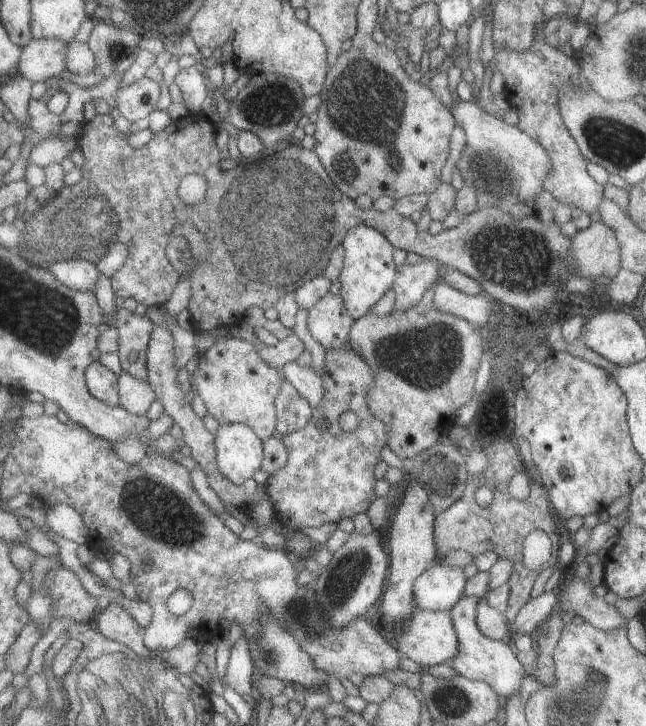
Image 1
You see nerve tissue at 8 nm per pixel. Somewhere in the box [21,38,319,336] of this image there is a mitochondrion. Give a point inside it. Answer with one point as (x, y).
(273, 102)

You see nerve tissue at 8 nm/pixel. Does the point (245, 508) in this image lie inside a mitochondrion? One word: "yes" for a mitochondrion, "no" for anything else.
no

